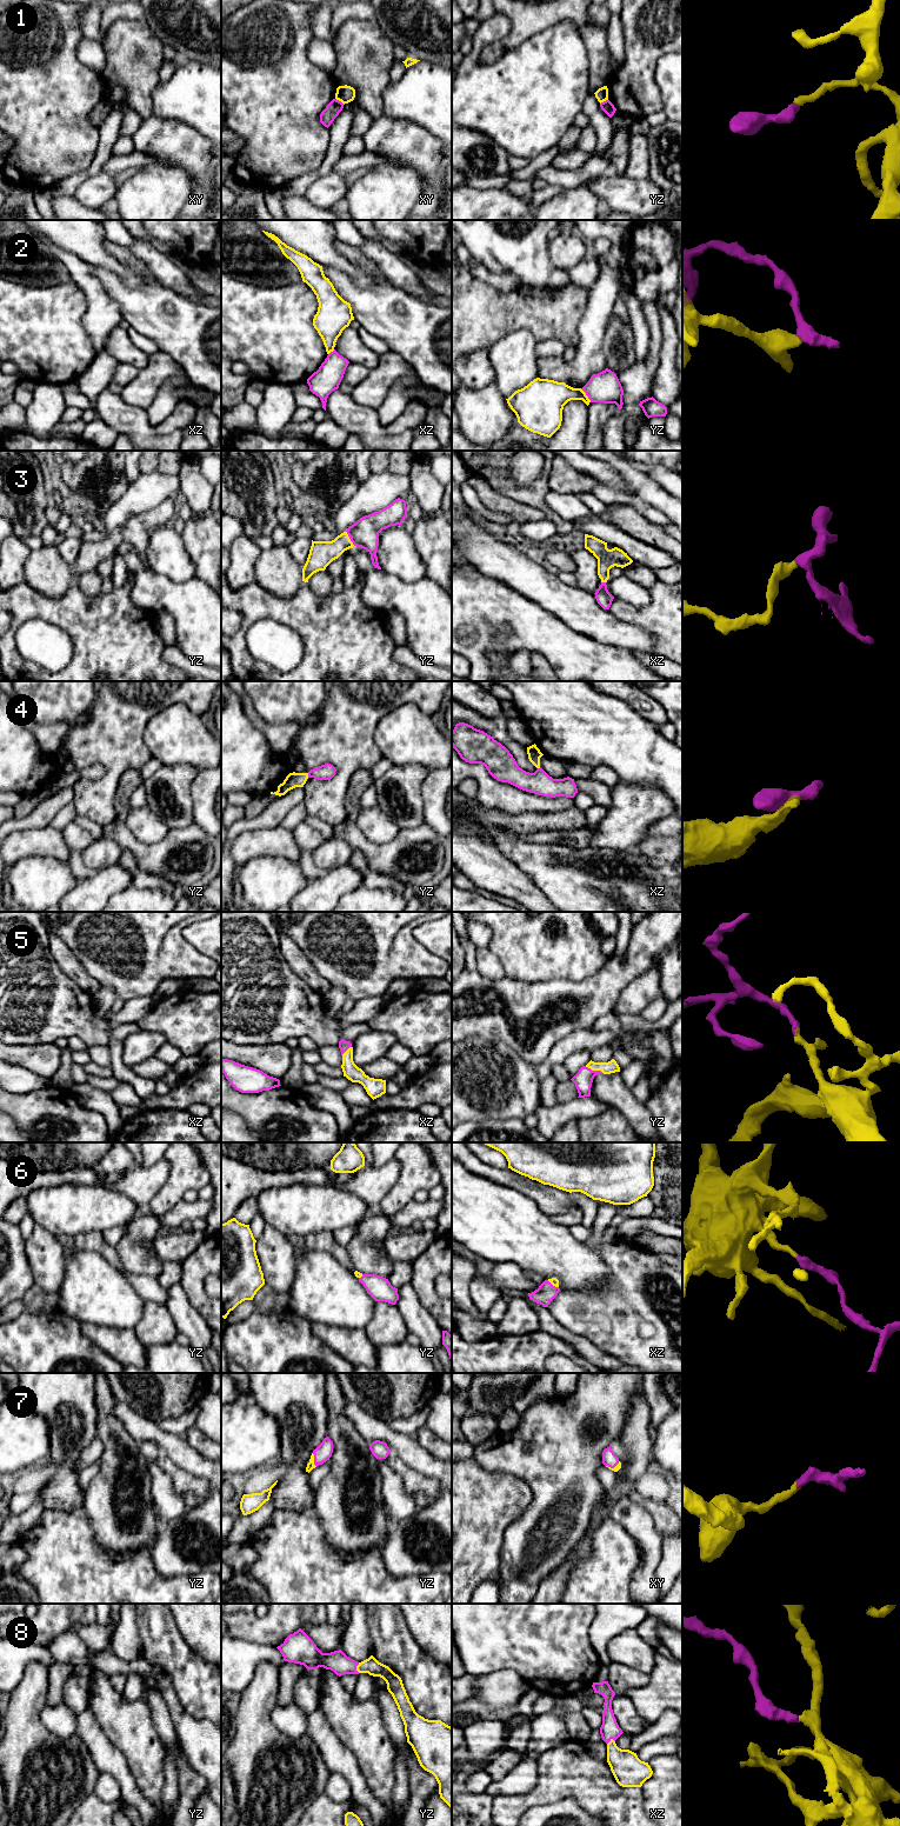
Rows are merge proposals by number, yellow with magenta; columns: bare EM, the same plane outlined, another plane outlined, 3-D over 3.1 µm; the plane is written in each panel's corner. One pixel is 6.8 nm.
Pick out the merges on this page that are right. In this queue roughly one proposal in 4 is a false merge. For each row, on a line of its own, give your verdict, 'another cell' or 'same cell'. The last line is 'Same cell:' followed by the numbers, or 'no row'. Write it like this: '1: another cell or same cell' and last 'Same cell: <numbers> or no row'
1: another cell
2: another cell
3: same cell
4: same cell
5: same cell
6: same cell
7: same cell
8: same cell
Same cell: 3, 4, 5, 6, 7, 8

